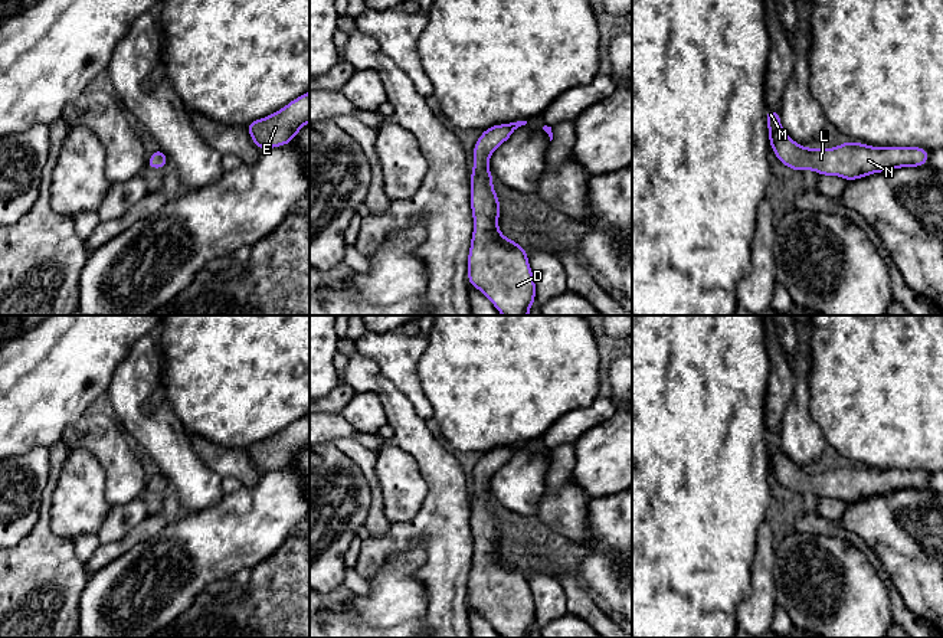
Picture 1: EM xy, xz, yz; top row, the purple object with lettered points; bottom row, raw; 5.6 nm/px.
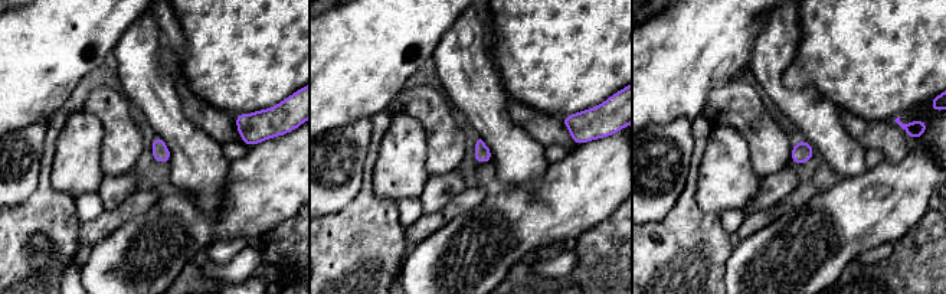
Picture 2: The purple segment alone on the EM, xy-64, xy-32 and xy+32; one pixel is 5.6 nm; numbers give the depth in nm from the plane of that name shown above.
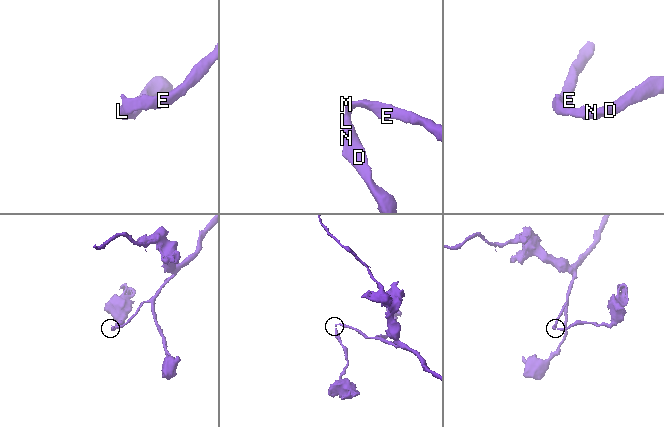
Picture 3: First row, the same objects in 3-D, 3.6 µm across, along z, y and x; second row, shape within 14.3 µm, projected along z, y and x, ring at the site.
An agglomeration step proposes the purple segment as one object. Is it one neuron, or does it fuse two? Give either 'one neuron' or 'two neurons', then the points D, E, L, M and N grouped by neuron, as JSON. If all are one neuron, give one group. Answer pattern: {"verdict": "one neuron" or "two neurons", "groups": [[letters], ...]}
{"verdict": "one neuron", "groups": [["D", "E", "L", "M", "N"]]}

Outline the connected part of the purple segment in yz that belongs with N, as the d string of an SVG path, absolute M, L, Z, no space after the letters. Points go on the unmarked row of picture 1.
M766 432L769 467L777 482L786 490L813 493L822 498L841 498L851 504L874 495L901 490L923 490L930 474L921 469L872 469L844 464L834 471L803 471L780 448L780 433Z

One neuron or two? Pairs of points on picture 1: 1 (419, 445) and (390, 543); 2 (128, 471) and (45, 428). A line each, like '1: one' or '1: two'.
1: one
2: two

